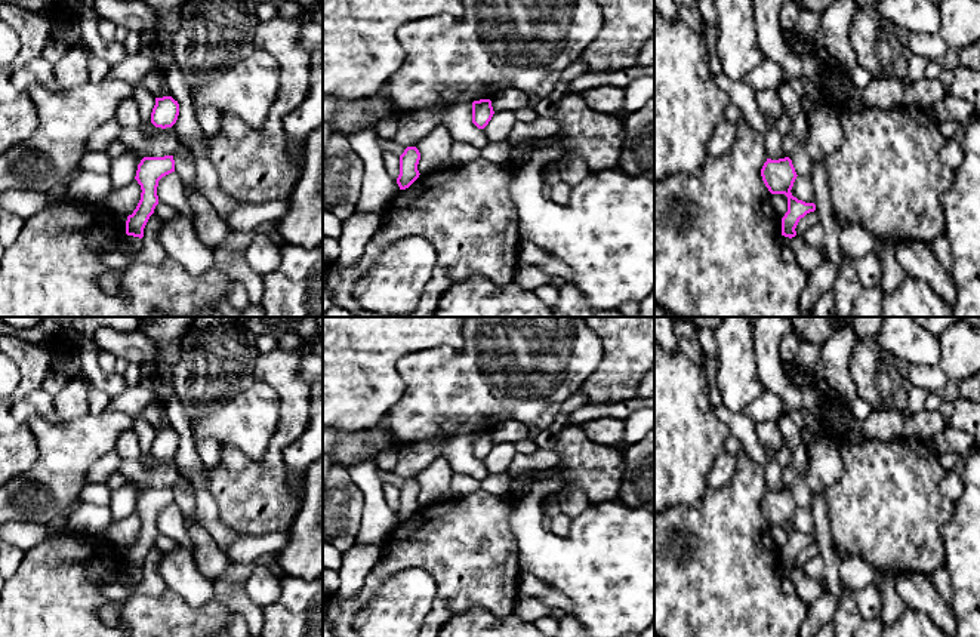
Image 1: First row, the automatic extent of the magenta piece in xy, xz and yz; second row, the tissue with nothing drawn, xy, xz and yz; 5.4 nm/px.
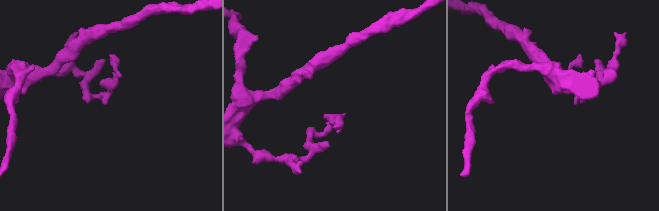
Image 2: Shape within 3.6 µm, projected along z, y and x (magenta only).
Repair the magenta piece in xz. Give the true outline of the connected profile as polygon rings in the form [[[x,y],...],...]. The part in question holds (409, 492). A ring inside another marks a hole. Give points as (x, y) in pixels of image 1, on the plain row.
[[[407,478],[400,487],[400,507],[397,510],[400,521],[409,520],[419,510],[419,492],[420,484],[416,478]]]

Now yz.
[[[789,489],[779,492],[767,490],[761,501],[761,508],[771,526],[785,526],[788,529],[788,544],[782,550],[782,567],[795,569],[799,551],[814,544],[816,536],[805,535],[792,527],[791,521],[798,508],[792,492]]]

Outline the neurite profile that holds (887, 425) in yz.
[[[873,410],[862,421],[862,430],[872,438],[897,441],[903,437],[905,413],[902,410]]]

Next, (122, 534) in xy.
[[[133,511],[126,518],[113,521],[107,530],[107,538],[115,547],[129,548],[136,541],[136,538],[141,532],[141,524],[142,524],[141,517],[138,516],[136,511]]]

